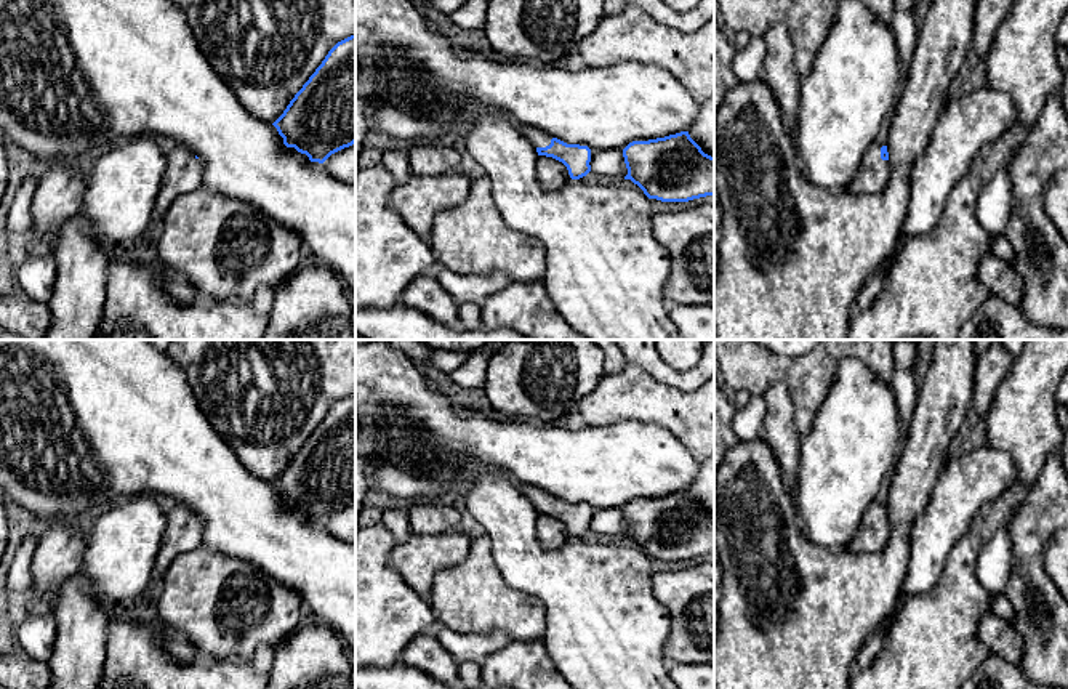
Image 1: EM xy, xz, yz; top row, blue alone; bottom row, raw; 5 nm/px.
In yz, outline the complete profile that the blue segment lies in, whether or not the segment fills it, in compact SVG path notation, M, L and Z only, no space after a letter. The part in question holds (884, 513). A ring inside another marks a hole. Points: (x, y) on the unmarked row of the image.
M871 503L866 510L858 530L849 543L849 551L853 553L877 553L881 551L890 535L887 505Z

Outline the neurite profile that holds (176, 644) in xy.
M179 633L165 635L162 647L179 663L194 663L202 659L199 649Z

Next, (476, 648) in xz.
M437 625L434 635L458 663L474 662L480 665L490 654L512 643L511 636L500 630L488 633L458 633Z

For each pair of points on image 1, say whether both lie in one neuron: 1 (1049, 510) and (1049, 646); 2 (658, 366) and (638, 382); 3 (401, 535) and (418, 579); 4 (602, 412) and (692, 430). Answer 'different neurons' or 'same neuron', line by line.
1: same neuron
2: different neurons
3: different neurons
4: same neuron

